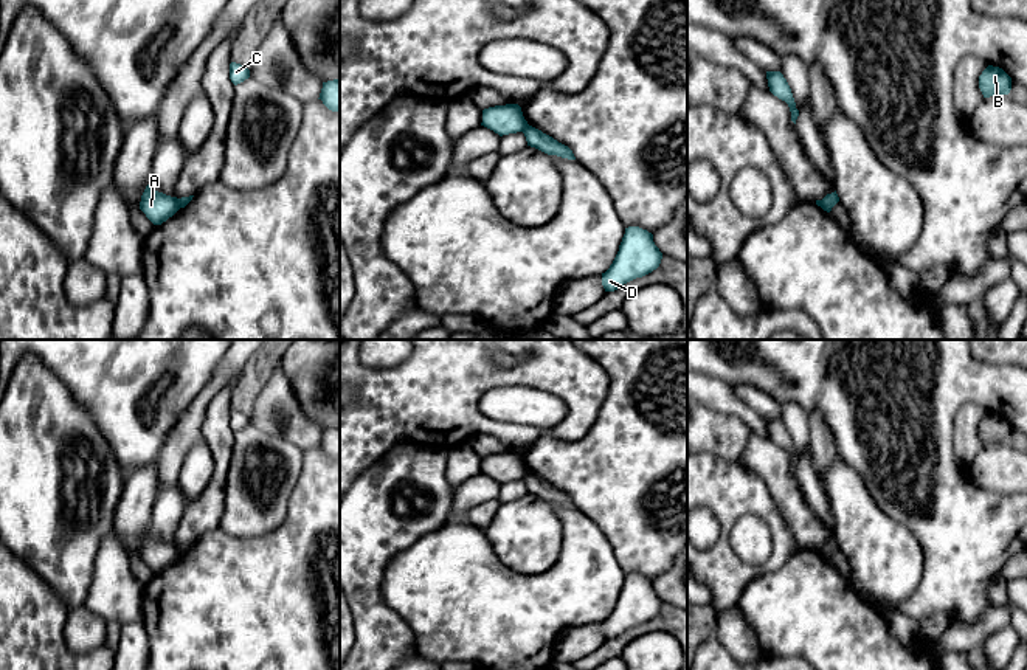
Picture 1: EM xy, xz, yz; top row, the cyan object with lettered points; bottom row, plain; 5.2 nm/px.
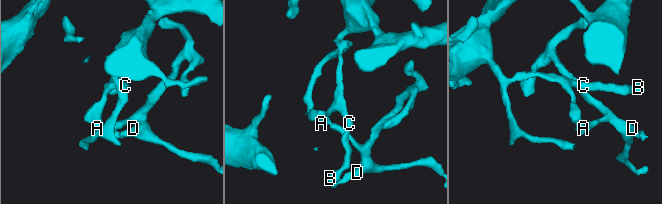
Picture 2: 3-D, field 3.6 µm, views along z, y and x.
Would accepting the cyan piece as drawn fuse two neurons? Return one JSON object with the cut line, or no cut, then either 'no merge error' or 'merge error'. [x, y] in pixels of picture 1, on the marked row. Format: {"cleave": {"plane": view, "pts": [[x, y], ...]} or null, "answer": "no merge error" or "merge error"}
{"cleave": {"plane": "xz", "pts": [[528, 124], [522, 131]]}, "answer": "merge error"}

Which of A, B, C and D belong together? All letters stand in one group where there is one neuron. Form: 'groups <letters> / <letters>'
groups A B C / D

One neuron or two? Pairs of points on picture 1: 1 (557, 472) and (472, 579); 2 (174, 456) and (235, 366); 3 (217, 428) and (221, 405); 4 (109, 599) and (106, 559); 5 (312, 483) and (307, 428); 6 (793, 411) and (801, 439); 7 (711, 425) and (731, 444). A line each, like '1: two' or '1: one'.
1: two
2: one
3: one
4: one
5: two
6: one
7: one

